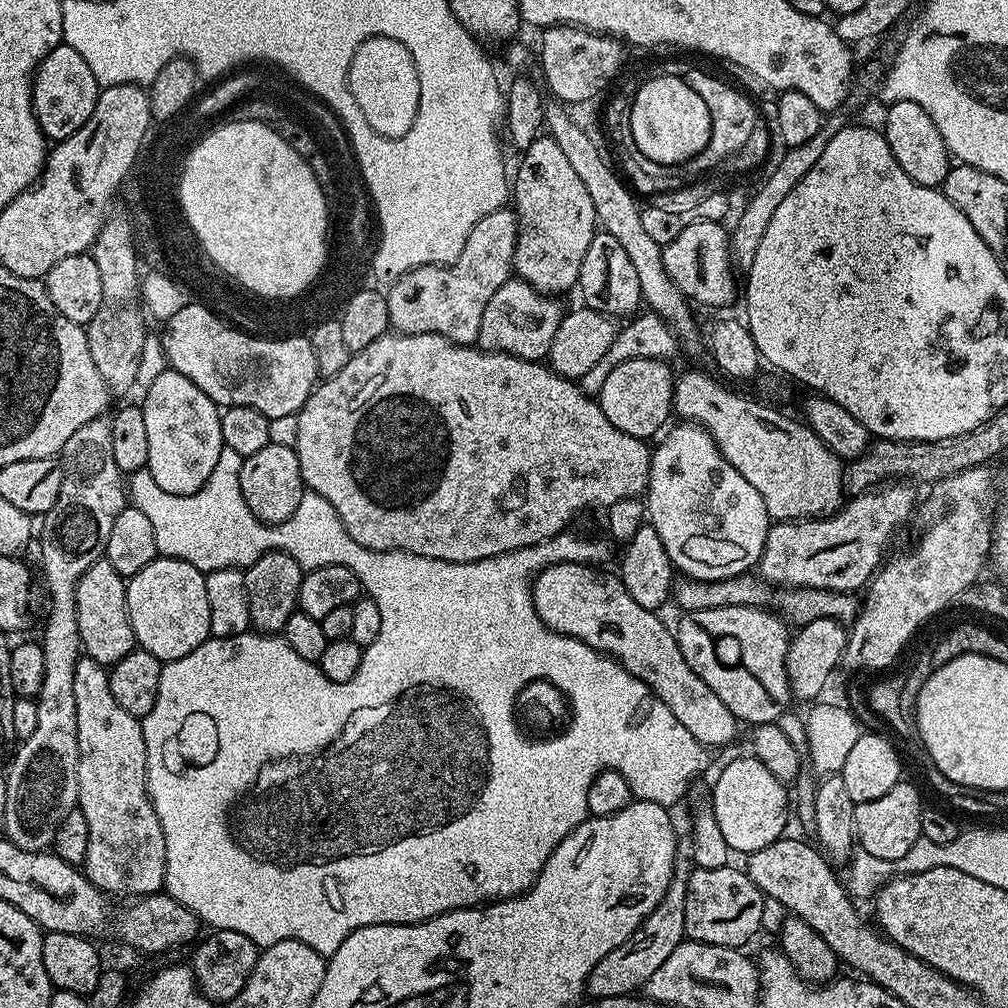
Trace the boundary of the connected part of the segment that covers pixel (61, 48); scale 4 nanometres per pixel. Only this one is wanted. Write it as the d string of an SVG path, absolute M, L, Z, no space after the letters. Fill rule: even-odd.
M62 42L42 58L32 78L32 109L38 118L38 126L49 141L59 142L70 138L94 114L102 86L94 78L90 66L86 66L82 54L68 43Z

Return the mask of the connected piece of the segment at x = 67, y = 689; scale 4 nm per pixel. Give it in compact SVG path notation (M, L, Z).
M101 418L86 422L77 430L58 457L64 473L62 490L58 490L58 502L49 512L45 512L45 525L38 539L40 560L44 563L44 584L48 587L48 622L44 626L44 657L46 674L42 677L42 690L34 697L38 706L38 723L34 725L34 734L19 741L20 749L6 769L8 785L6 786L6 810L3 835L18 850L43 852L51 849L56 843L56 832L62 826L66 814L78 808L78 714L74 702L74 670L82 655L80 635L78 634L78 614L76 613L76 587L78 578L86 574L92 563L103 557L110 530L114 530L114 518L126 507L126 476L118 470L114 462L114 450L110 443L111 423Z

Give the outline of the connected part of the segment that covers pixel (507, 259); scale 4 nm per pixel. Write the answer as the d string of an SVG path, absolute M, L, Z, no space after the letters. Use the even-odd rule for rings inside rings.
M505 206L486 214L470 230L470 238L466 238L466 246L462 246L462 254L453 264L424 264L421 268L411 268L397 280L387 285L388 322L397 333L406 334L438 334L451 340L454 344L475 345L478 341L478 326L482 326L482 310L486 310L486 302L494 298L498 286L502 286L513 275L514 250L518 236L516 213Z

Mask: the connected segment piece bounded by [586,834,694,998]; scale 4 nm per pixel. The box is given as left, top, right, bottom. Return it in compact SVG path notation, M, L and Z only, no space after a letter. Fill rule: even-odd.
M681 835L676 841L670 886L666 890L662 902L658 902L658 906L654 906L651 914L641 922L638 930L634 930L634 934L630 938L626 938L626 942L622 942L622 946L614 946L614 950L610 950L610 954L606 954L606 958L602 958L602 962L598 962L594 966L594 970L590 970L586 985L589 997L614 998L615 996L632 996L639 993L646 981L657 972L658 966L662 966L662 962L666 962L666 958L670 958L670 954L674 954L676 947L684 943L686 939L684 934L686 890L694 871L693 858L694 846L691 835Z

